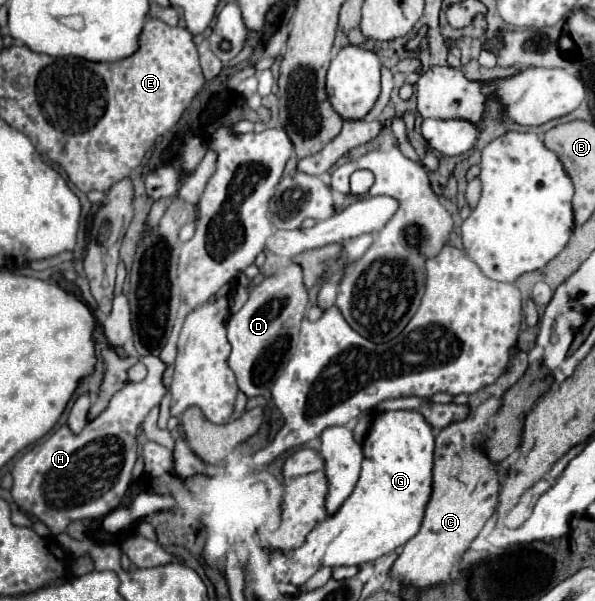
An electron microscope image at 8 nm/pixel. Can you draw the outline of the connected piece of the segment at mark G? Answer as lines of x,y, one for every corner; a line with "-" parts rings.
386,411
386,413
378,413
376,419
372,421
372,427
368,431
368,437
364,439
362,443
362,449
364,449
364,459
362,459
362,473
360,473
360,479
352,491
352,495
340,505
340,509
334,513
334,515
328,515
324,521
320,521
306,537
306,541
292,549
292,551
282,551
282,549
276,549
276,561
278,565
274,567
276,575
292,585
302,585
306,583
320,567
340,567
340,565
364,565
364,563
370,563
374,559
378,559
380,555
386,555
386,553
392,553
396,547
402,547
406,541
410,541
418,529
420,529
420,521
424,517
424,505
428,503
428,493
432,493
432,457
434,457
434,433
432,433
432,427
426,423
426,419
416,413
416,411

